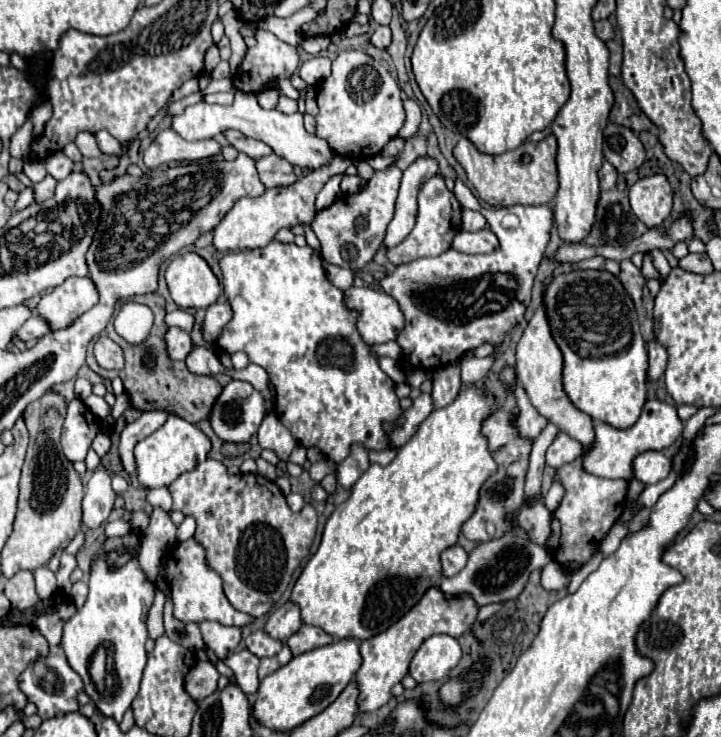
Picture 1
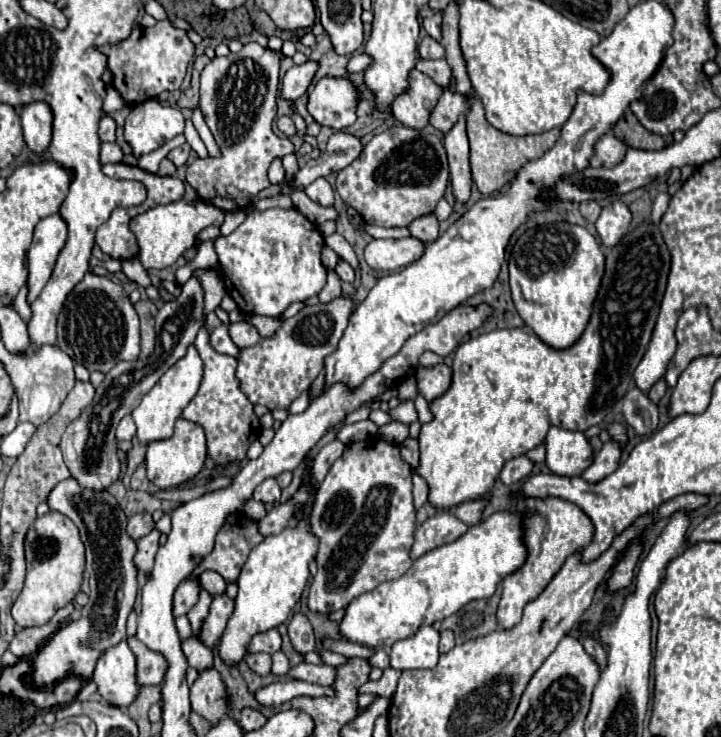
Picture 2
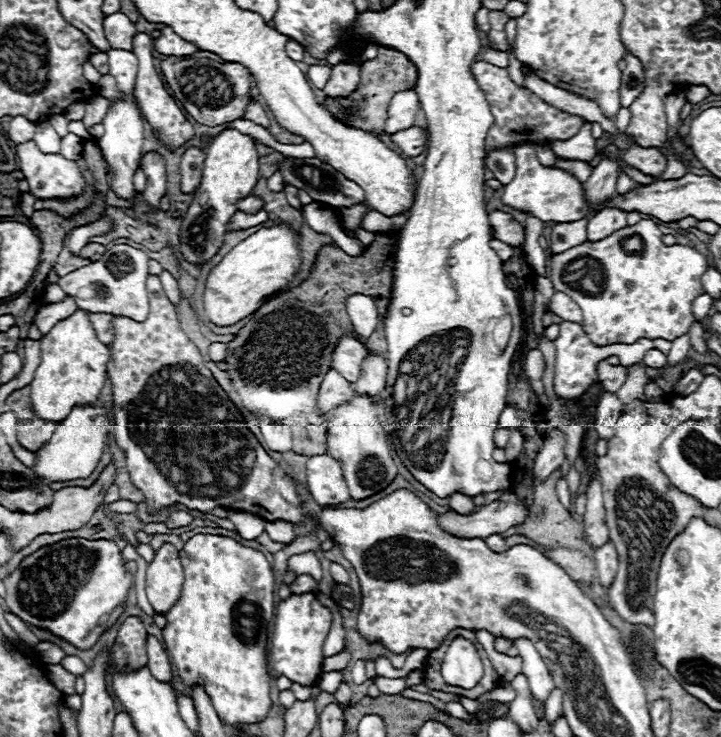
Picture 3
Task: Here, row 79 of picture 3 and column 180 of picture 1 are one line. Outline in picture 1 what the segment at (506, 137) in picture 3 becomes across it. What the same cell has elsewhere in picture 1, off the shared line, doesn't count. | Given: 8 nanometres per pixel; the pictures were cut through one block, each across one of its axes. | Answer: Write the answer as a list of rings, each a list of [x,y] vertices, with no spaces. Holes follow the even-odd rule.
[[[212,458],[196,464],[194,470],[184,472],[168,486],[174,506],[172,510],[182,510],[184,514],[192,514],[198,522],[196,540],[206,548],[206,560],[210,568],[214,568],[224,582],[224,592],[228,602],[244,612],[256,616],[264,616],[274,602],[280,600],[284,590],[290,584],[294,570],[300,566],[302,558],[308,556],[312,540],[316,536],[316,510],[306,504],[298,514],[292,512],[286,504],[284,494],[276,486],[276,482],[262,478],[260,474],[236,474],[230,476],[222,462]]]

